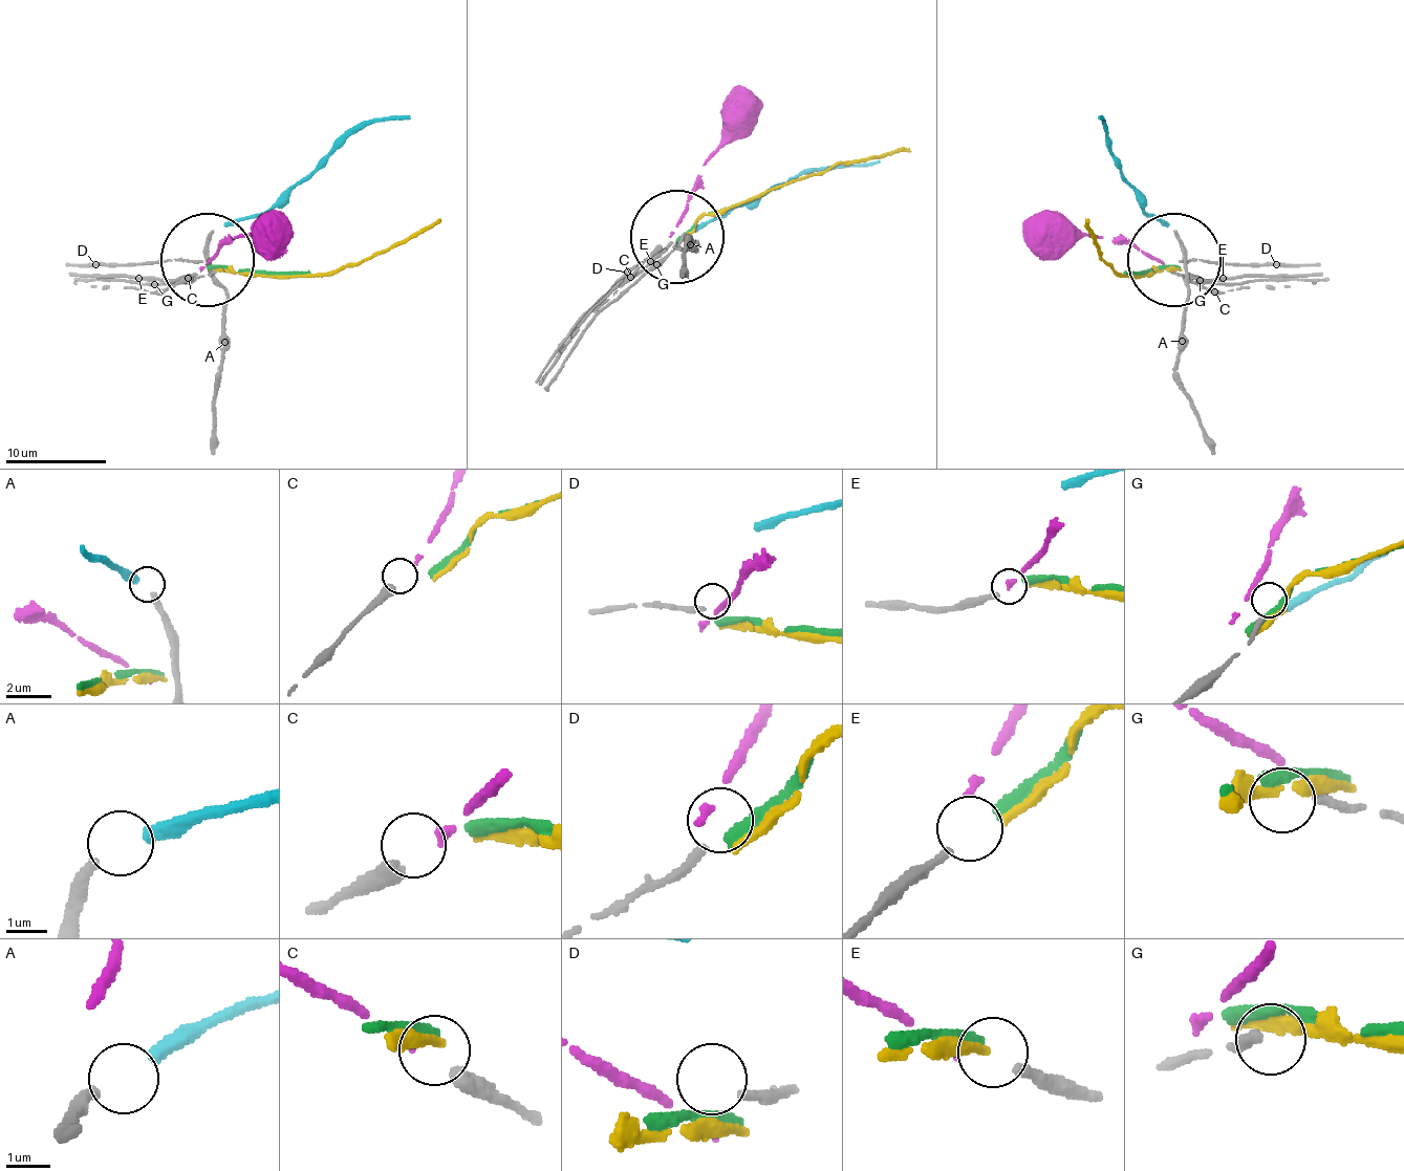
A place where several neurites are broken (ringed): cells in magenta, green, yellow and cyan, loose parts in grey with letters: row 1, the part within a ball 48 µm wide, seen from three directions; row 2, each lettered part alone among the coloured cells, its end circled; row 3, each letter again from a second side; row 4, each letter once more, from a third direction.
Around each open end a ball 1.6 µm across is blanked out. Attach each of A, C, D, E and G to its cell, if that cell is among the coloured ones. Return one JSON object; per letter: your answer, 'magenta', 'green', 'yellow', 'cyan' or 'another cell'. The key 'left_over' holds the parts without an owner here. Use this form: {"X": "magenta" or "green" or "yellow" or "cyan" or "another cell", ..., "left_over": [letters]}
{"A": "cyan", "C": "magenta", "D": "another cell", "E": "yellow", "G": "another cell", "left_over": ["D", "G"]}

